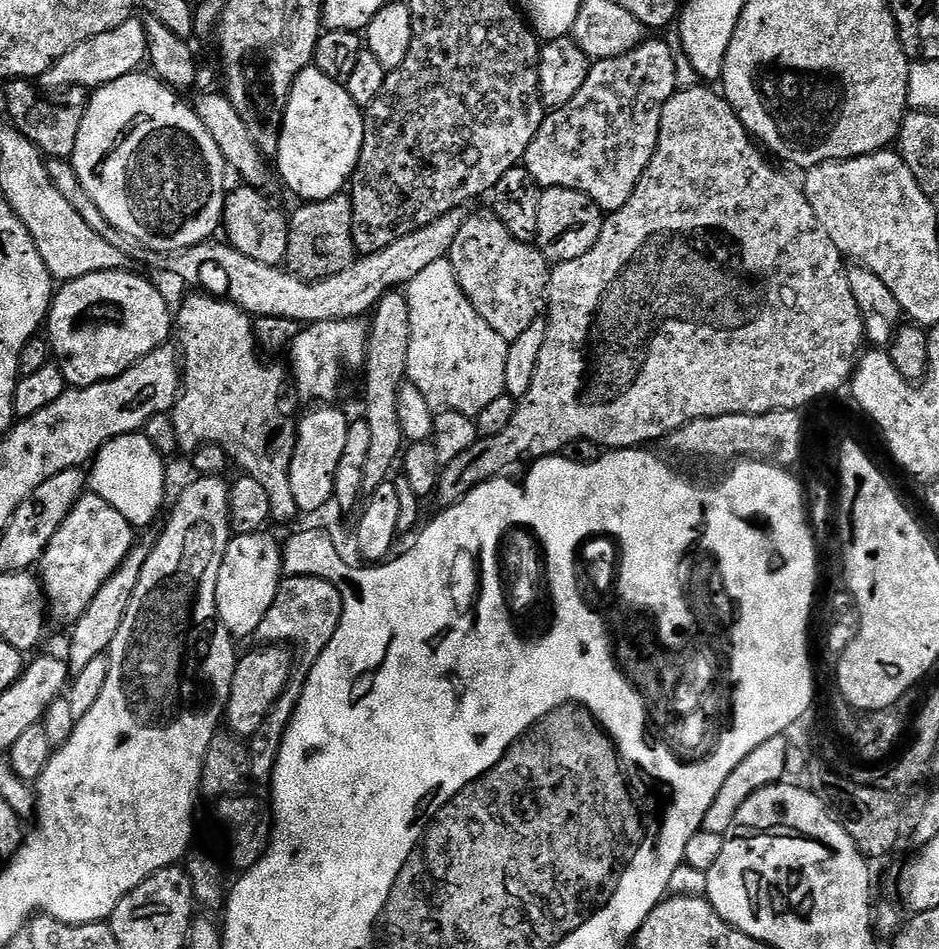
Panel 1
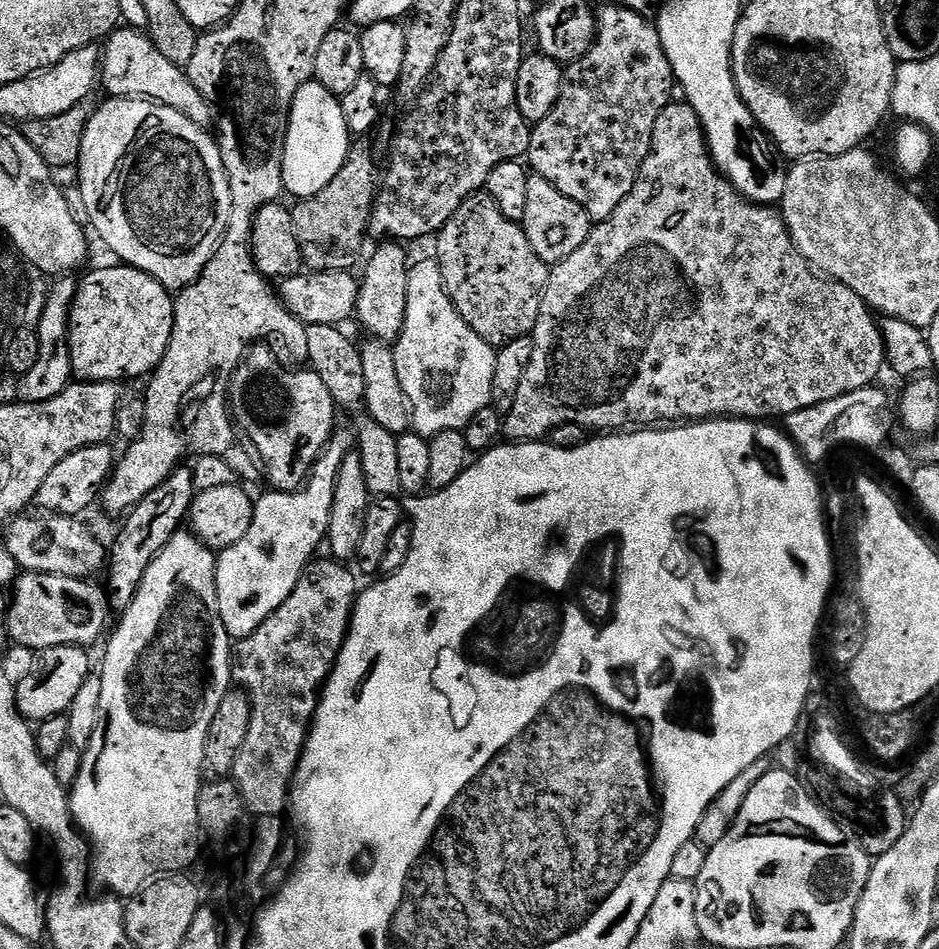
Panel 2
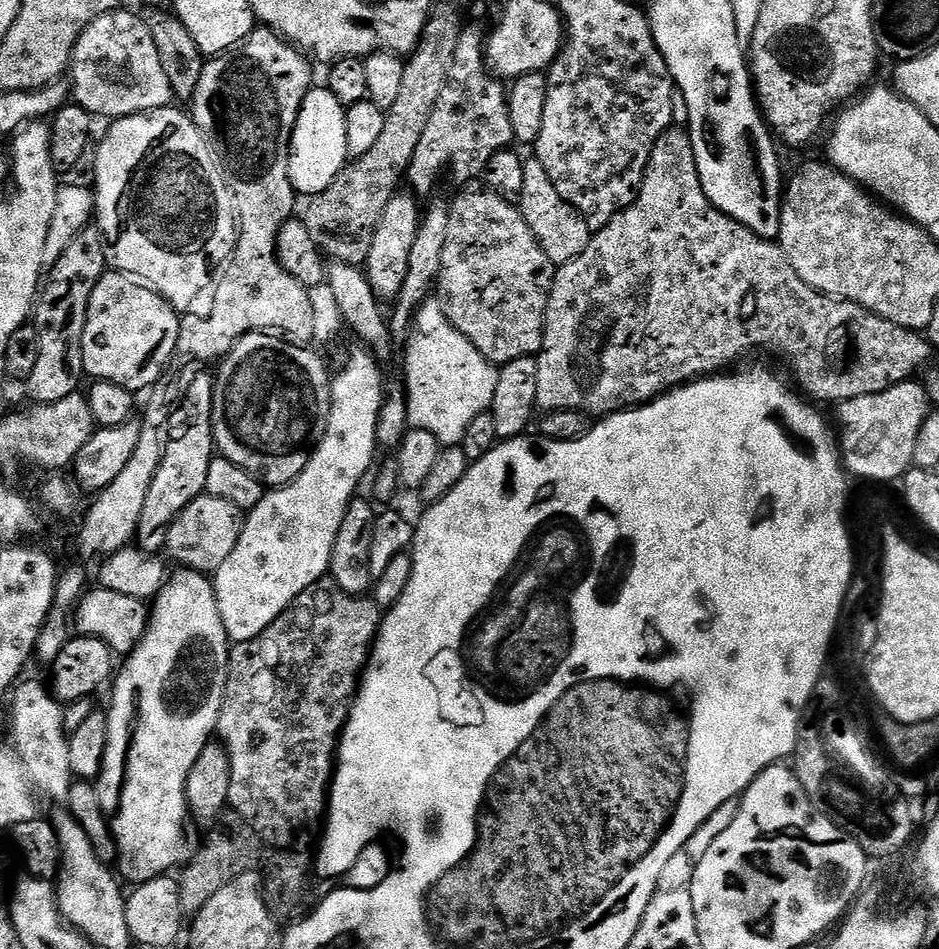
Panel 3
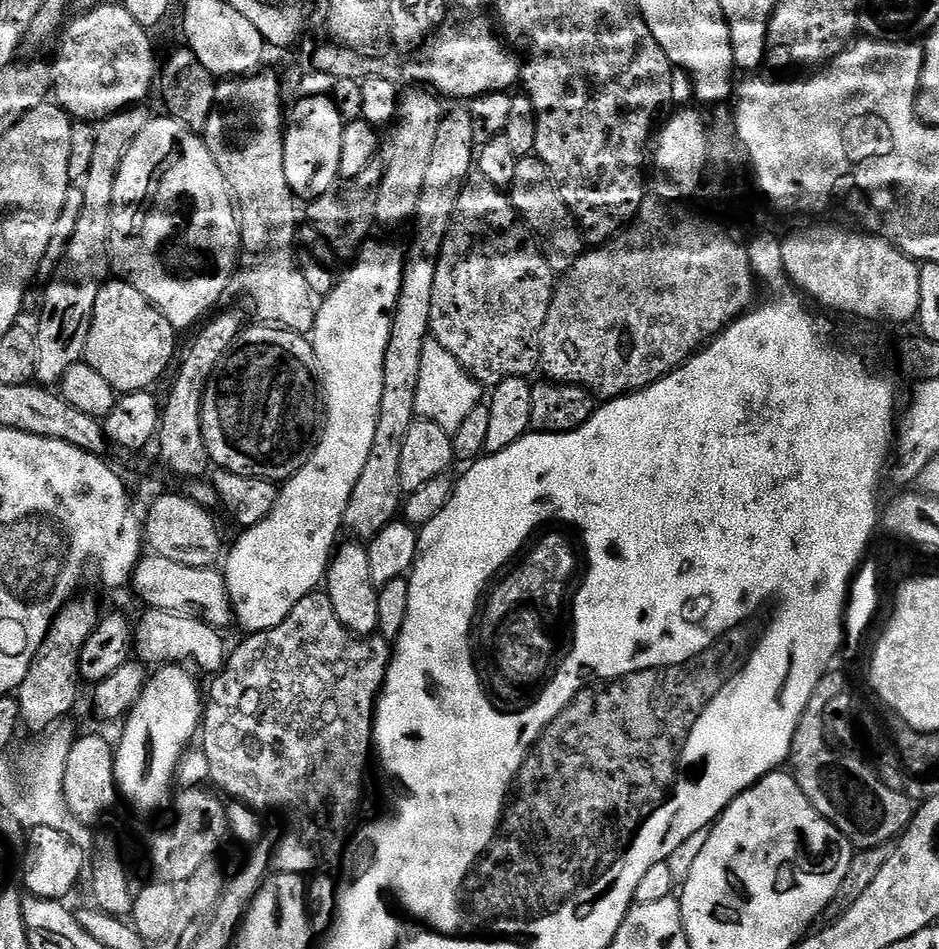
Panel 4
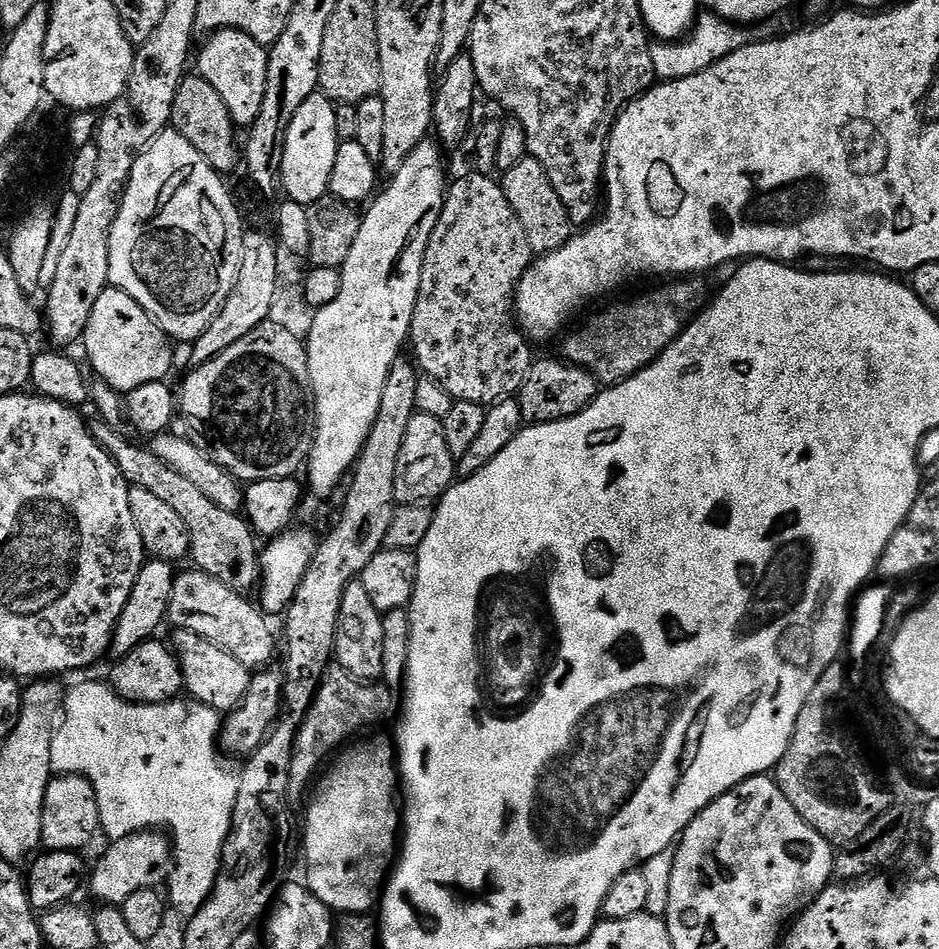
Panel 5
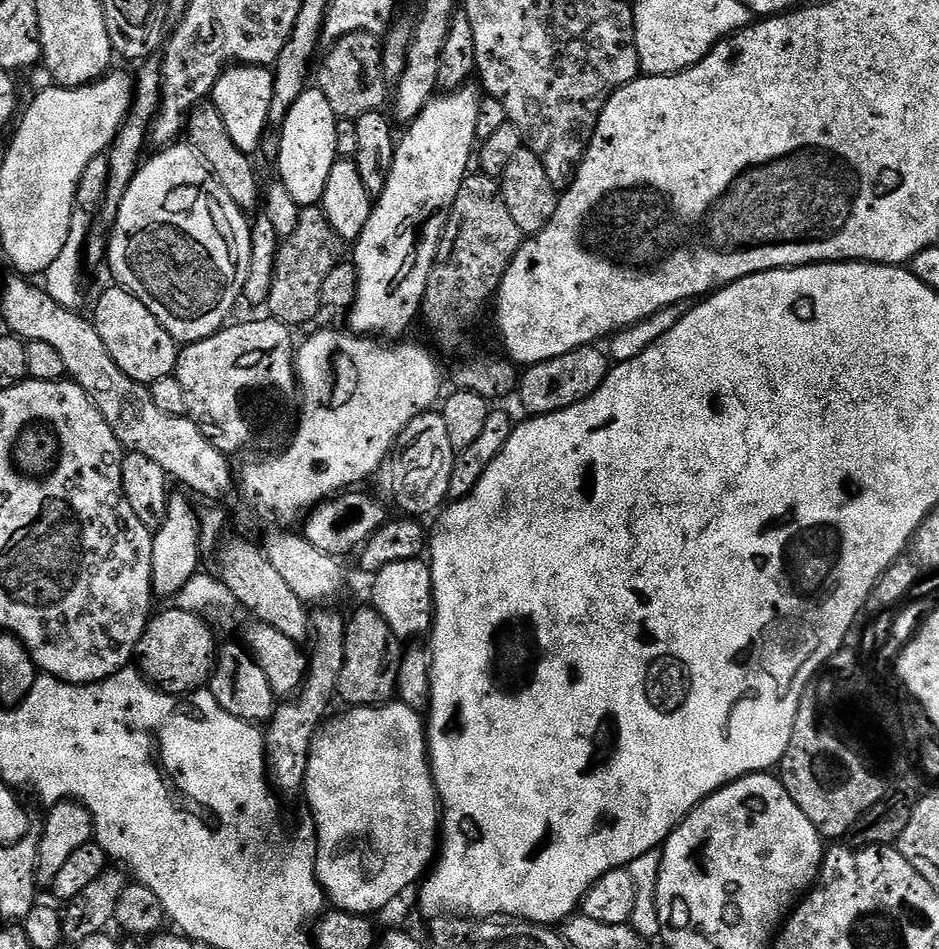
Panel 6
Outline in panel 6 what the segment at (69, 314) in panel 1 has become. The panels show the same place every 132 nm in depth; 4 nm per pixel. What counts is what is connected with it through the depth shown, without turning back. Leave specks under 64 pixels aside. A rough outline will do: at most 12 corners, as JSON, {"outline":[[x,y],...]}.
{"outline":[[125,288],[96,300],[118,370],[151,385],[176,371],[178,342]]}

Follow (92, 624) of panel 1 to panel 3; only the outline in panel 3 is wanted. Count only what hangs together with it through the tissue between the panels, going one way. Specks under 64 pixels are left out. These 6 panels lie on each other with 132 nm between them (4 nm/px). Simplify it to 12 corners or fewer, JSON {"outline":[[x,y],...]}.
{"outline":[[204,374],[173,411],[135,547],[165,551],[178,514],[205,495],[212,436]]}

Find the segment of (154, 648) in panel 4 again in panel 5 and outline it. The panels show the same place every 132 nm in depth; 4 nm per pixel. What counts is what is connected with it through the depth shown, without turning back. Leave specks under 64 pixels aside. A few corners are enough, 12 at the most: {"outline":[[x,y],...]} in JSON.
{"outline":[[182,628],[170,640],[189,697],[227,714],[252,681],[234,654]]}

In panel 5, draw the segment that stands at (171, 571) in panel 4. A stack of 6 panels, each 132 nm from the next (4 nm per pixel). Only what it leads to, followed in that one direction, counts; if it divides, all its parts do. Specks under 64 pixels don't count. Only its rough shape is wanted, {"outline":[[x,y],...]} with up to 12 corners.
{"outline":[[201,570],[180,572],[167,623],[250,670],[278,636],[247,595]]}

